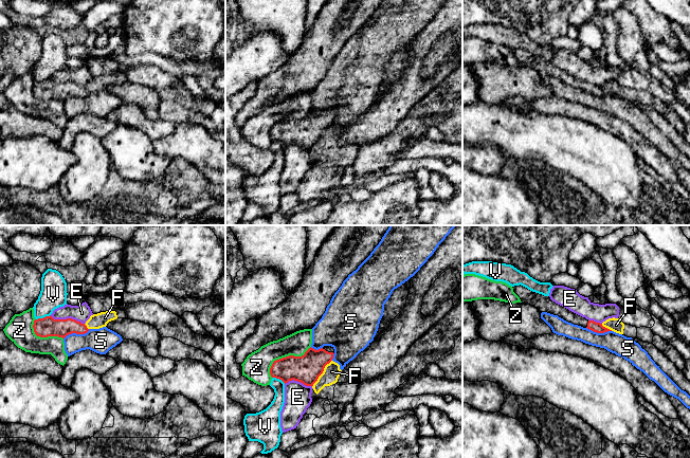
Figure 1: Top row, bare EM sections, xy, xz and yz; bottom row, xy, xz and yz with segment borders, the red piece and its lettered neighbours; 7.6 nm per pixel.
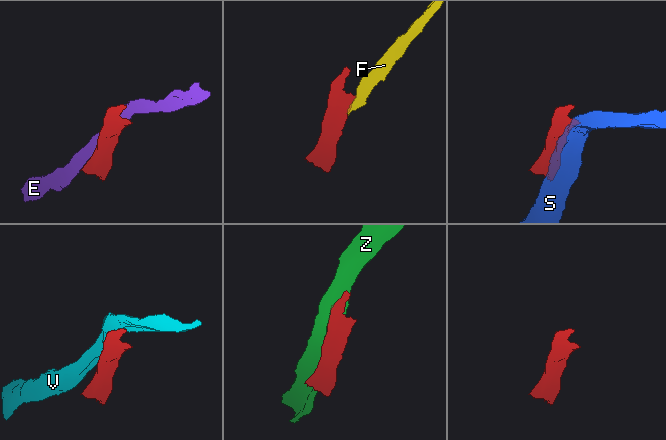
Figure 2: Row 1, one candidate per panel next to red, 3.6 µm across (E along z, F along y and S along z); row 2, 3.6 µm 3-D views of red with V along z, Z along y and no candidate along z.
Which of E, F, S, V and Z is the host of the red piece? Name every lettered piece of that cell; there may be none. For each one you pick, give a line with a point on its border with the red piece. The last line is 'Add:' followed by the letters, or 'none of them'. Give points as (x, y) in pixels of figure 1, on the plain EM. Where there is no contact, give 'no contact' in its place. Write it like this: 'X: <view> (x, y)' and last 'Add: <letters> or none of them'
Add: none of them

